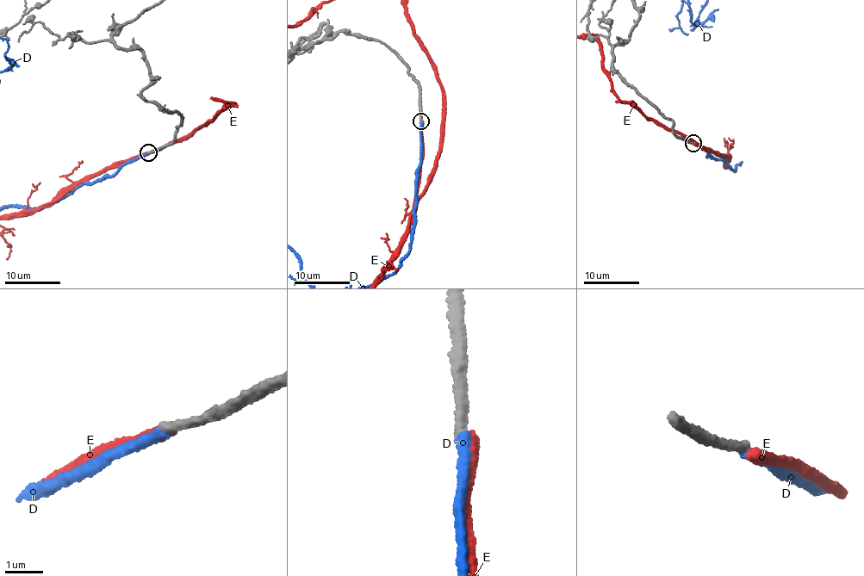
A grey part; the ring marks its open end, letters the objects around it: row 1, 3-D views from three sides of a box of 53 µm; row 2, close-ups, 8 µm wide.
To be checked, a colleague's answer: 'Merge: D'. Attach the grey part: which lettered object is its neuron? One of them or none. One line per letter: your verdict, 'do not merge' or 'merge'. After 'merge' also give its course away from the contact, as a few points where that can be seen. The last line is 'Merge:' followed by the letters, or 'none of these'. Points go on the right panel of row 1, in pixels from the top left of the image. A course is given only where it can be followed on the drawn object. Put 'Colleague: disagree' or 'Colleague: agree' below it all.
D: merge
E: do not merge
Merge: D
Colleague: agree

